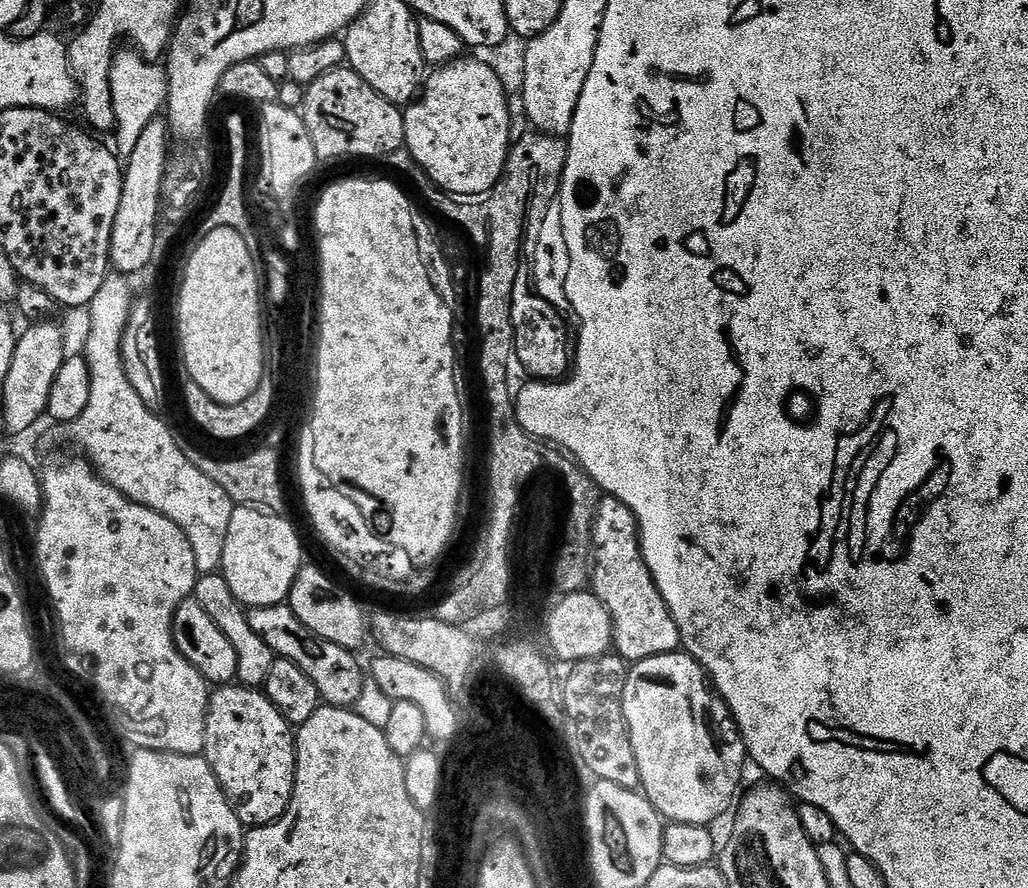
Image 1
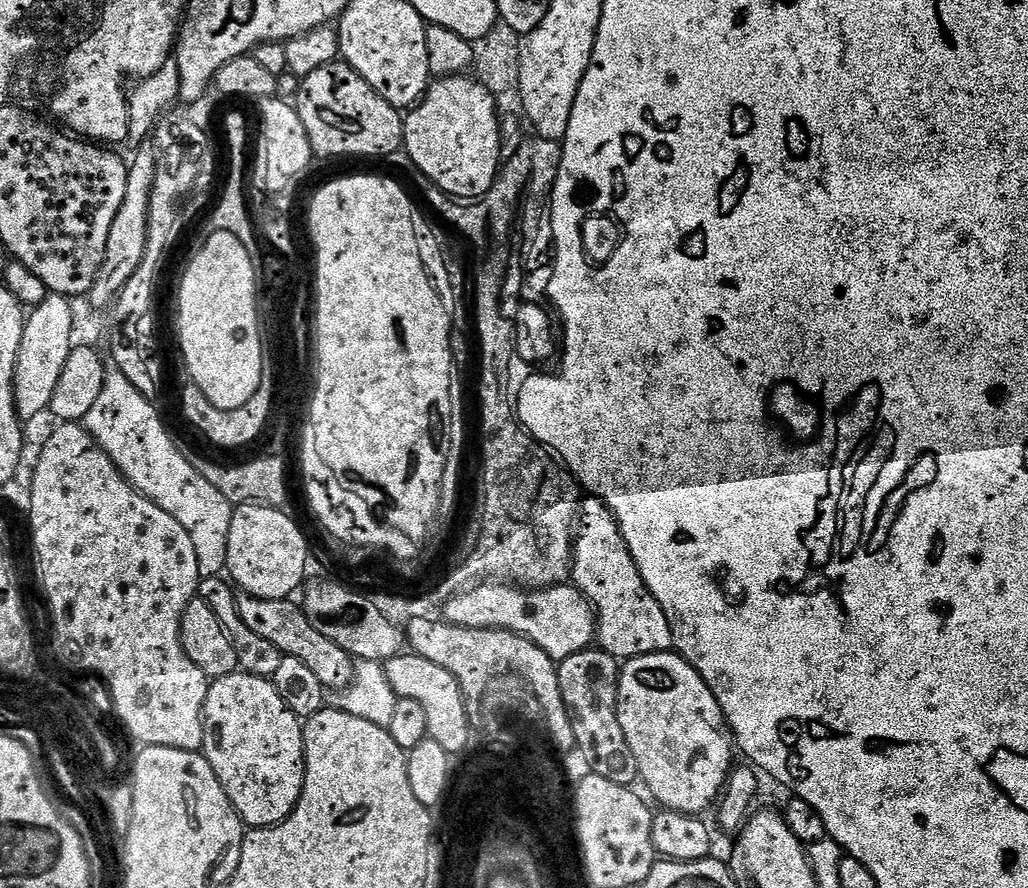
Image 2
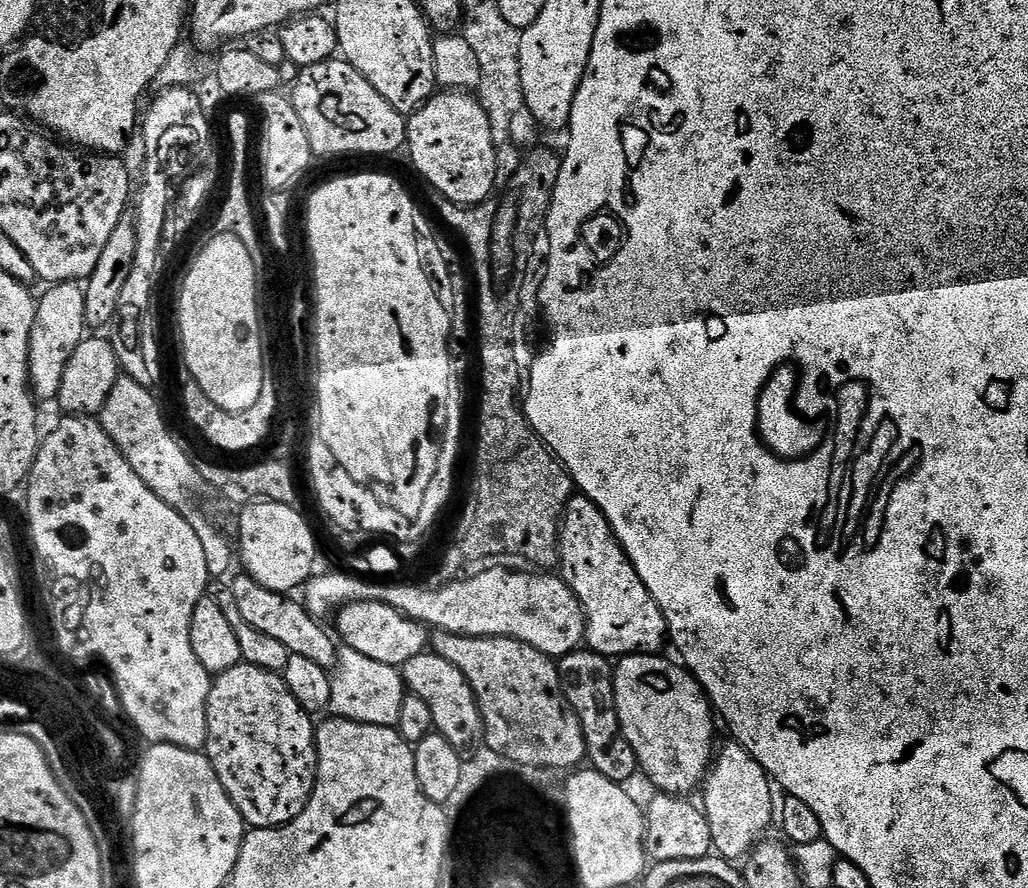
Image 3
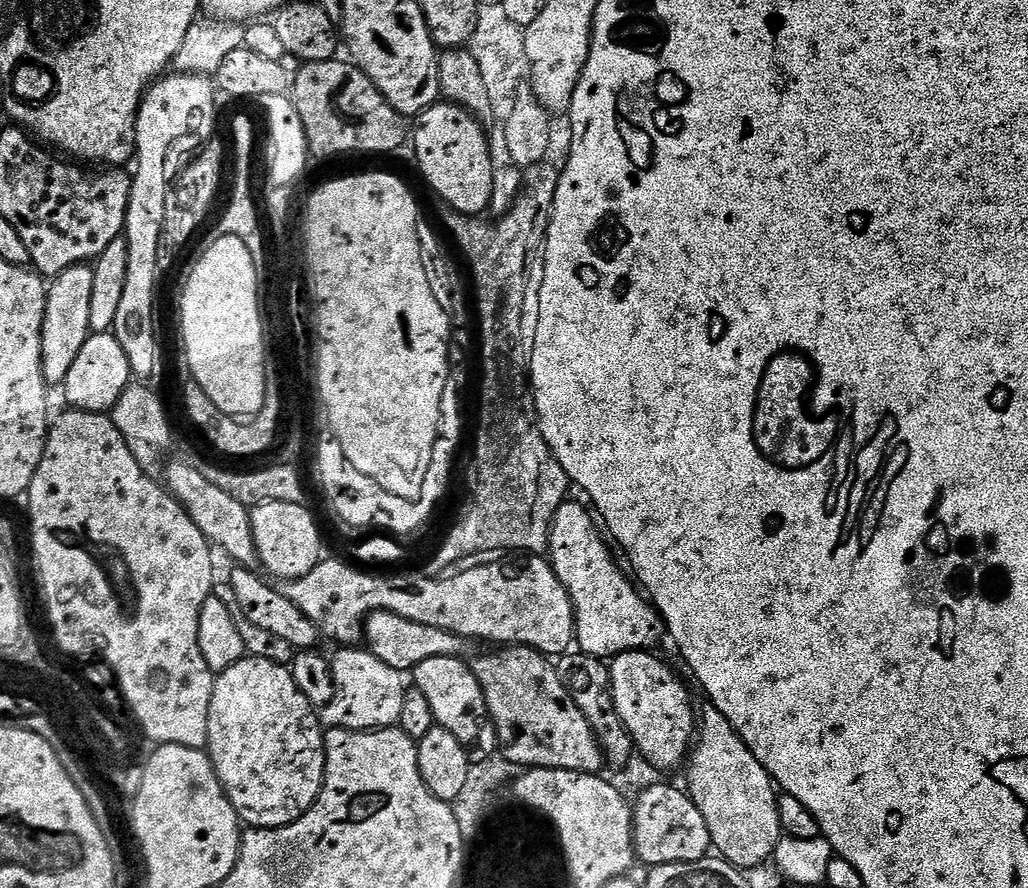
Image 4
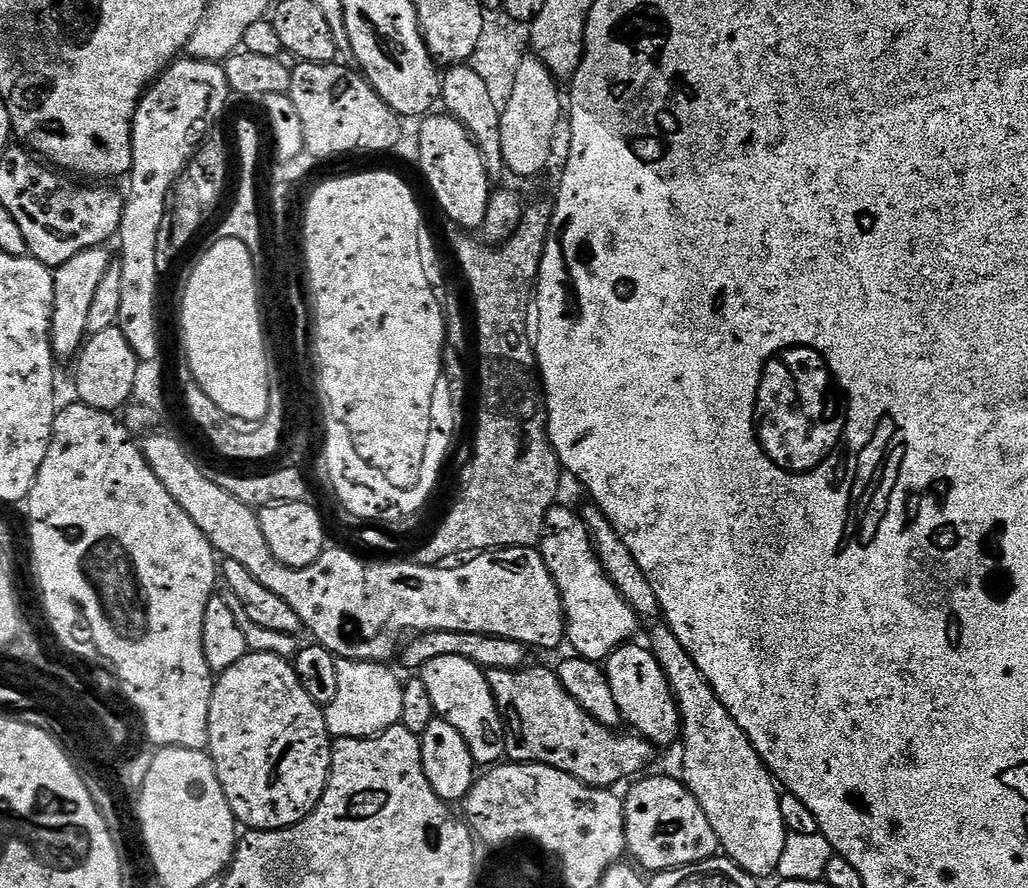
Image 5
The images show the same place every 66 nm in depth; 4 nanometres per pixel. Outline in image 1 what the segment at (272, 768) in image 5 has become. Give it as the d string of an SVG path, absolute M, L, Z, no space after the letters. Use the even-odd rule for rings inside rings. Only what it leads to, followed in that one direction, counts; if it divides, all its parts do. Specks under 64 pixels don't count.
M233 682L209 695L202 755L214 770L228 805L249 829L274 822L290 806L296 773L296 733L260 688Z

